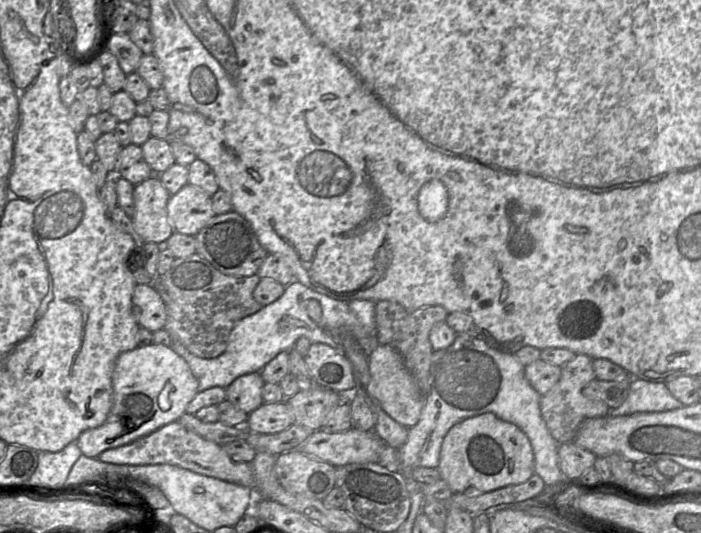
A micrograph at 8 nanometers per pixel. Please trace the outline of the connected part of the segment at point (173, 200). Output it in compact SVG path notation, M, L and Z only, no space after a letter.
M189 183L170 196L167 212L174 232L191 236L195 236L215 215L211 195Z

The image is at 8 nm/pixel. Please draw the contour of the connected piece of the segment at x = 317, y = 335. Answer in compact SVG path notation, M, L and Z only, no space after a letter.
M288 284L280 298L237 322L229 334L227 347L220 356L200 358L180 342L173 340L170 347L187 362L198 380L198 391L201 392L211 387L227 388L239 376L260 372L277 354L292 349L299 337L306 337L311 343L327 342L336 351L343 351L341 344L309 317L306 301L301 302L300 295L293 294L293 288Z

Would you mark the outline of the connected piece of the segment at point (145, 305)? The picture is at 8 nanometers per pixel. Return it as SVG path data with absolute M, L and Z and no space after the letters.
M152 284L135 285L132 304L139 327L152 333L164 328L167 320L165 303Z

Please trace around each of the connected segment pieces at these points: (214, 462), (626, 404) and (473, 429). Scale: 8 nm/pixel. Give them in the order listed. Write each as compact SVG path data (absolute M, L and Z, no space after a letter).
M179 421L166 424L128 444L105 450L97 458L112 464L177 465L198 474L249 487L255 492L255 478L250 463L233 461L221 445L188 430Z
M631 377L627 398L618 408L610 409L610 415L625 416L634 413L663 412L683 406L670 393L666 383L649 382Z
M488 412L450 428L441 445L438 470L453 494L477 496L527 481L534 474L534 454L528 437L519 427Z

